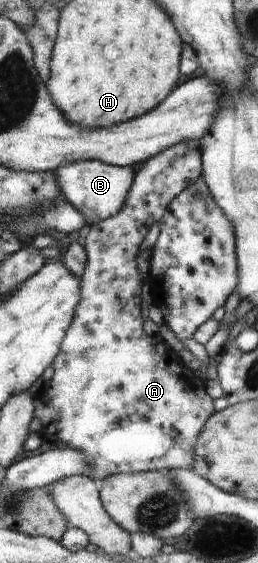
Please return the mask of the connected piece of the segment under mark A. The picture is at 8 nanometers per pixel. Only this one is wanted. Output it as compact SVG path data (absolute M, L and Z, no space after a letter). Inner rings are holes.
M199 141L182 142L172 146L172 148L164 150L164 152L156 154L148 161L143 162L138 168L136 168L136 176L132 188L129 190L128 200L125 202L125 208L121 210L116 216L102 220L91 225L90 232L84 242L84 248L86 250L88 262L84 274L81 278L81 302L77 306L76 316L73 318L73 322L69 326L69 330L65 334L65 338L61 342L61 352L57 354L57 358L54 361L54 375L48 383L41 384L35 391L34 402L37 407L38 418L43 423L44 428L56 428L56 436L59 438L59 442L62 442L68 449L74 448L74 450L80 450L88 464L92 466L92 476L98 483L104 480L106 477L114 475L116 473L142 473L146 471L161 471L161 470L175 470L186 468L186 470L192 469L194 464L194 444L198 440L199 432L204 428L205 421L212 416L214 408L212 408L212 398L206 393L205 380L194 374L187 365L185 365L178 356L177 352L172 349L166 348L164 340L160 334L155 336L146 336L144 330L142 330L142 316L140 316L140 290L142 290L142 276L138 272L138 266L136 266L136 260L138 258L138 252L140 252L140 242L144 240L144 236L148 234L148 230L162 218L162 214L165 214L165 210L169 208L169 204L174 198L180 196L180 194L194 182L201 178L201 149Z

